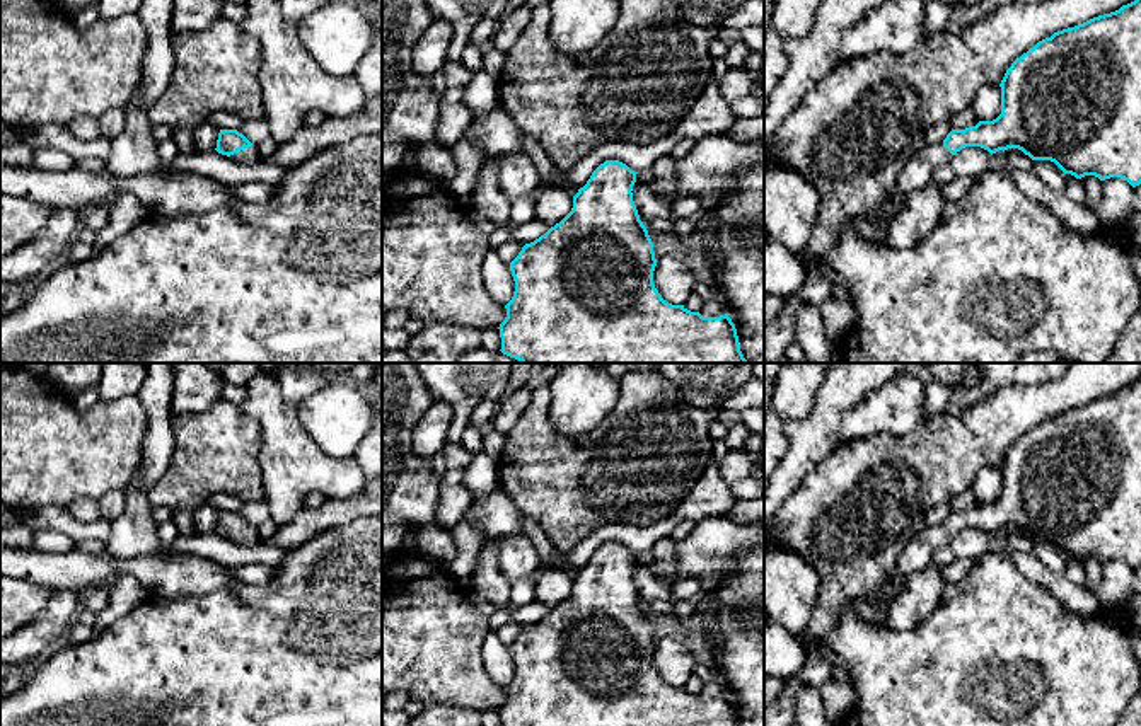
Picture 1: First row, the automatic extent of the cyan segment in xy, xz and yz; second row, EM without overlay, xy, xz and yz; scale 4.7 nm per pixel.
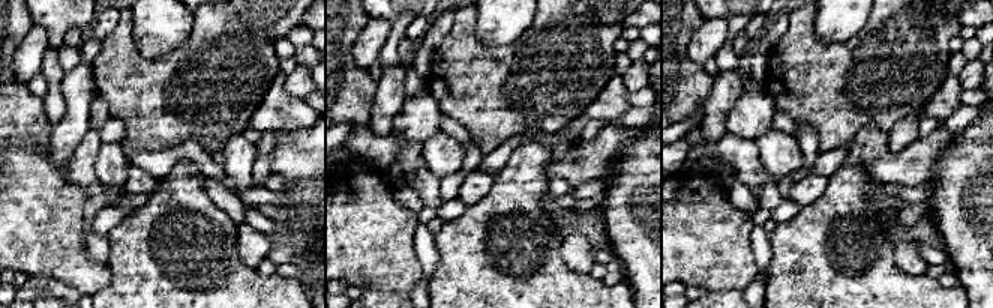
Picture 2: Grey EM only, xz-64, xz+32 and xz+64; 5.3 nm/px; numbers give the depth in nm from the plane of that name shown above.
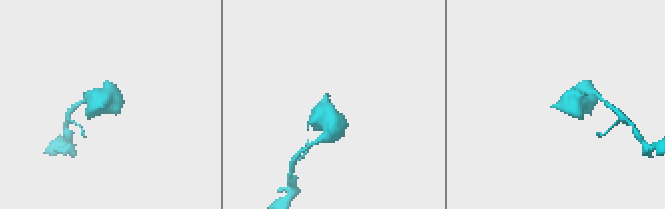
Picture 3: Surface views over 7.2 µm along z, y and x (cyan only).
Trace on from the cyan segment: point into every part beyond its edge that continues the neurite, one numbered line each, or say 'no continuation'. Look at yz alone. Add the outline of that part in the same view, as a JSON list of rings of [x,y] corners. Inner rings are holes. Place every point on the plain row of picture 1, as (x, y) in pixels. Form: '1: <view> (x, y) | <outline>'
1: yz (920, 553) | [[[948,503],[928,510],[926,528],[907,545],[889,583],[873,598],[853,598],[848,602],[860,619],[875,624],[883,622],[887,608],[897,598],[897,591],[907,578],[930,566],[935,550],[950,544],[952,535],[943,528],[943,521],[950,513],[952,508]]]

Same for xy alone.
1: xy (254, 512) | [[[266,501],[242,503],[237,513],[242,515],[252,527],[249,530],[244,530],[244,532],[230,537],[230,540],[234,540],[235,544],[240,544],[240,545],[258,544],[258,540],[259,540],[258,527],[263,521],[271,520]]]

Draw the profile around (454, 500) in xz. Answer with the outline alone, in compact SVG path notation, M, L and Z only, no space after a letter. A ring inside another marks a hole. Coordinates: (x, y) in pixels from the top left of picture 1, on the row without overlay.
M445 445L442 453L445 457L447 469L440 477L437 527L450 532L464 520L466 511L474 501L466 486L466 472L474 455L462 445Z

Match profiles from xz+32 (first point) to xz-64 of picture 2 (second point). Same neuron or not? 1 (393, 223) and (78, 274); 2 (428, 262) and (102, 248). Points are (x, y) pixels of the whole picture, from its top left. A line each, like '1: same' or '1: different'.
1: same
2: same

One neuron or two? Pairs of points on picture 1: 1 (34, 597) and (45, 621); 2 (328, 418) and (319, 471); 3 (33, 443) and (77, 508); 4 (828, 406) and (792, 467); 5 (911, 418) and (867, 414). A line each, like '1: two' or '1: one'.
1: two
2: two
3: two
4: one
5: one

